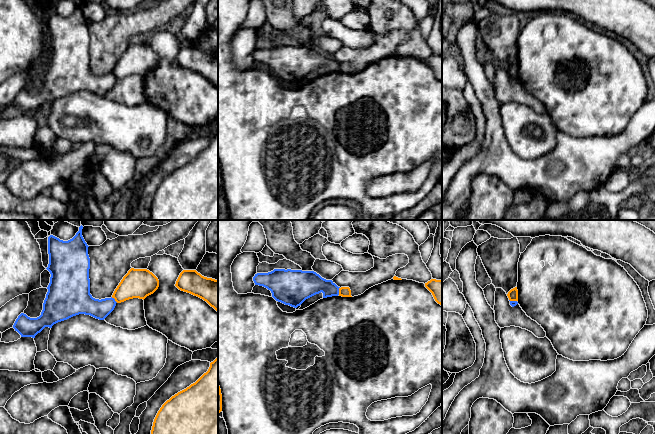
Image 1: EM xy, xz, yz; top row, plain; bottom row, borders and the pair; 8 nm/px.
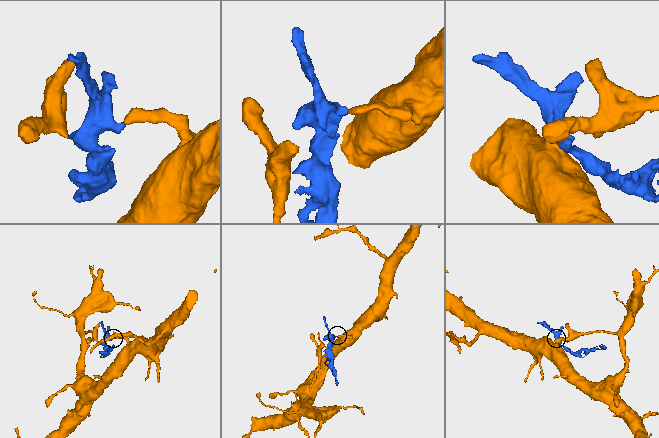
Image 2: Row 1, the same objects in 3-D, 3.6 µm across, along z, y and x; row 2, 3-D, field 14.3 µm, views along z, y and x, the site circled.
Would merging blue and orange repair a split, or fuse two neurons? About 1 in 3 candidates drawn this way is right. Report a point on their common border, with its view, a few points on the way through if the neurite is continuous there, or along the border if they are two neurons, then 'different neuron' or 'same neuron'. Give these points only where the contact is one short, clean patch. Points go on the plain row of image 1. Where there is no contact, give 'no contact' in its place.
contact xz (338, 67); border xz (339, 63), (338, 70); different neuron

